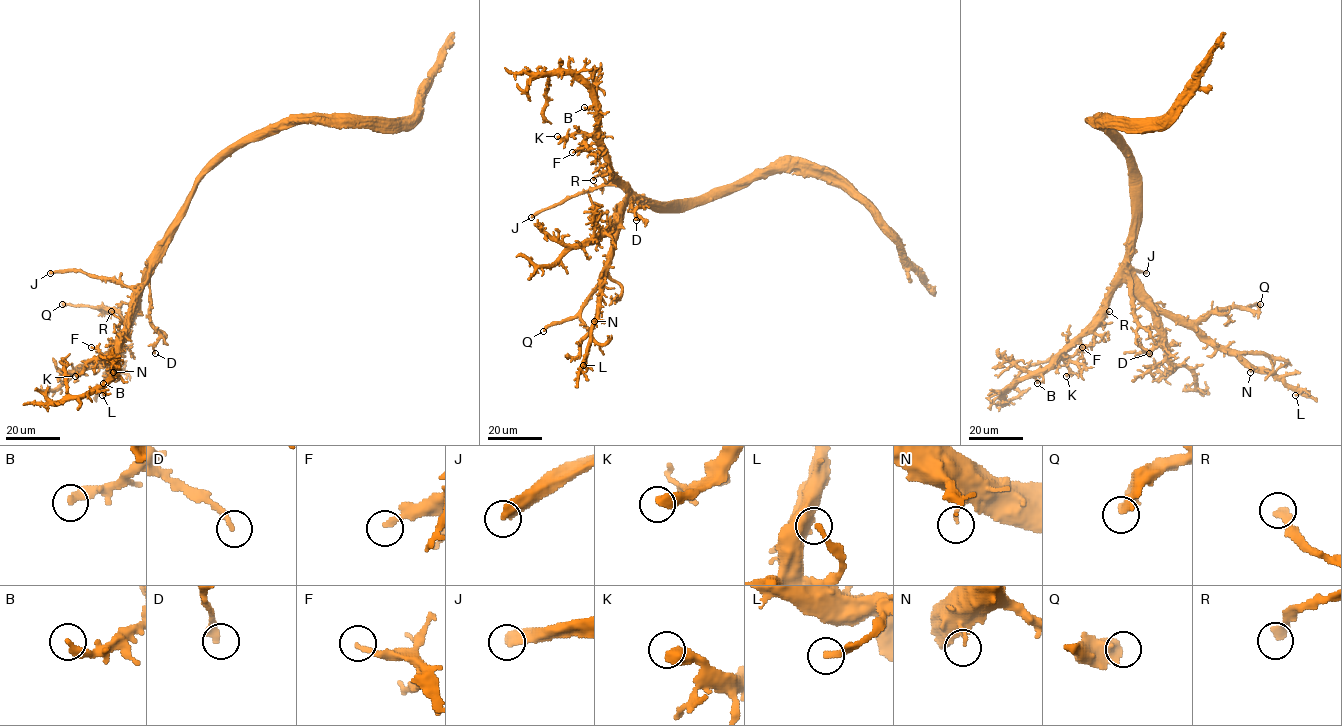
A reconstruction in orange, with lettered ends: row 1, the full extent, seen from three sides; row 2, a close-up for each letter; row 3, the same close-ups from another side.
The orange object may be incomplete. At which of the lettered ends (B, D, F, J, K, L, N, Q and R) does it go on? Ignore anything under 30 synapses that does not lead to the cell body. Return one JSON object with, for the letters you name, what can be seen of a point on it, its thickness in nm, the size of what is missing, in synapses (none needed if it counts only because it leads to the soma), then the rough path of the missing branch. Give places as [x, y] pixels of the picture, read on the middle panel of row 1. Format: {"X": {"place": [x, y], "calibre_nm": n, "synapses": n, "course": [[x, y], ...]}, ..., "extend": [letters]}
{"J": {"place": [531, 217], "calibre_nm": 440}, "extend": ["J"]}

